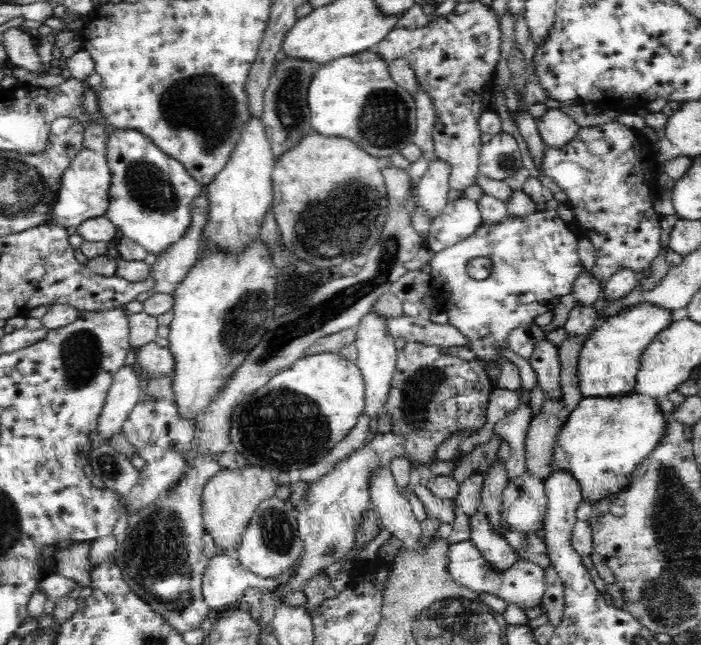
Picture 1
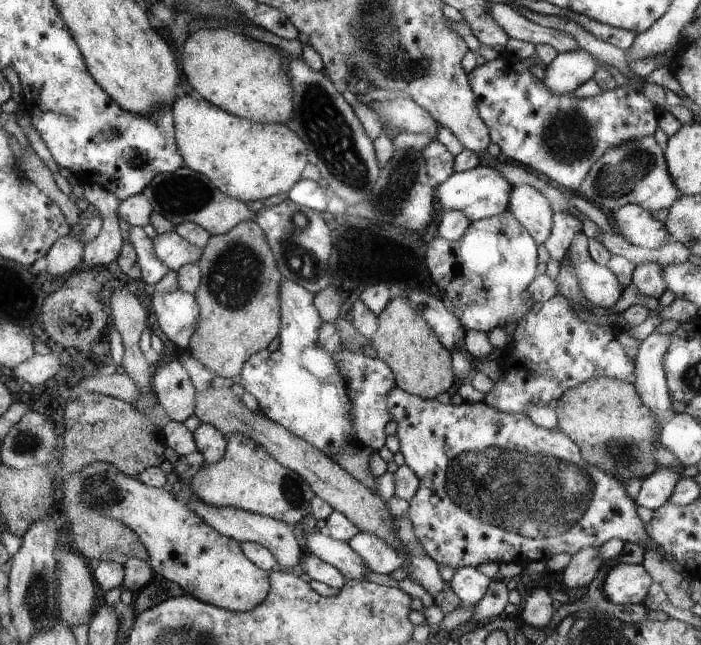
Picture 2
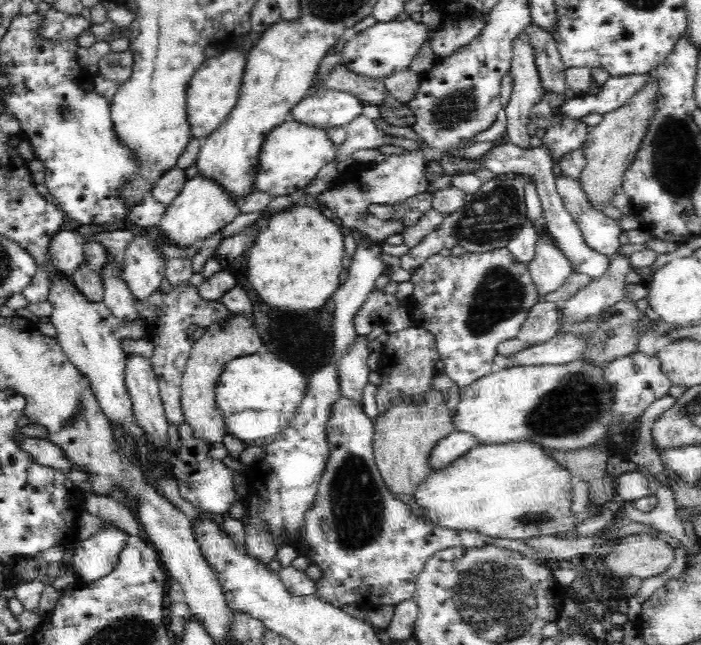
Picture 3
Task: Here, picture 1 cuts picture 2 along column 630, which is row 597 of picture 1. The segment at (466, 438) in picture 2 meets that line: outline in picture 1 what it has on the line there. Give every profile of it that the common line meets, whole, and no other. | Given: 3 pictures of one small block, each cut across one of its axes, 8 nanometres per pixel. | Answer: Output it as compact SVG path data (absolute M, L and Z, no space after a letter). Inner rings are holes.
M470 539L465 542L458 542L450 548L447 568L450 569L450 576L463 587L468 587L471 591L477 593L488 592L494 594L506 603L513 602L523 610L540 605L546 592L545 568L541 568L534 562L518 558L510 568L498 572L487 560L484 560L484 557Z

